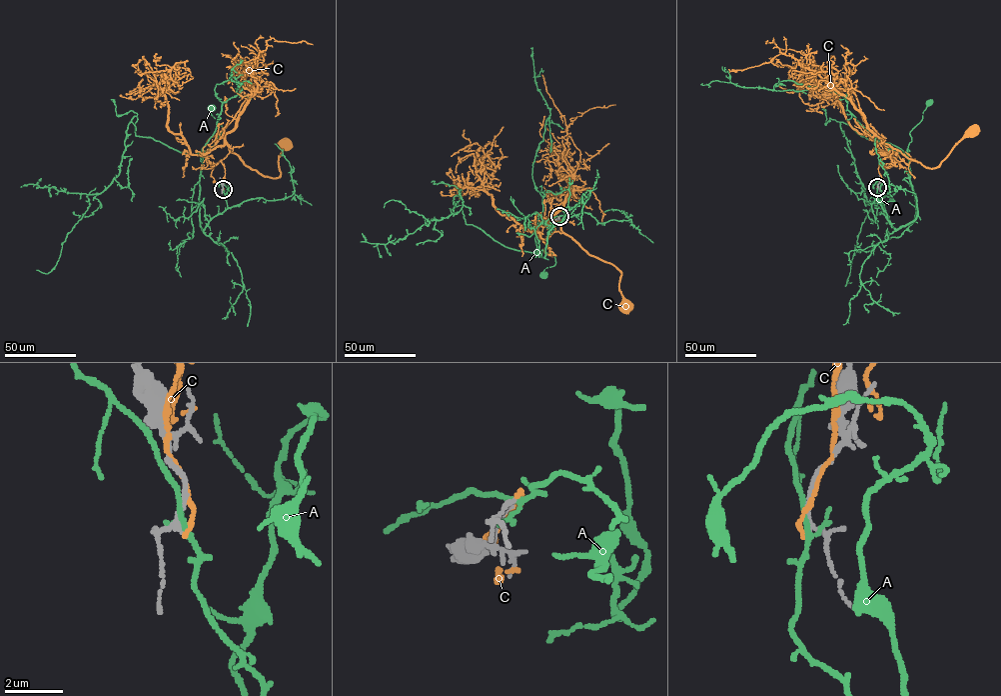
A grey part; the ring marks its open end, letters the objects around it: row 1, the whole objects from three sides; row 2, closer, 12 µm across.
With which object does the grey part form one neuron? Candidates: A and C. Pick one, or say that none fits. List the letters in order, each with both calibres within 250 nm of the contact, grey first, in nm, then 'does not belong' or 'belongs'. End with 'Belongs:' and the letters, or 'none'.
A: calibres 140 and 140 nm; does not belong
C: calibres 130 and 130 nm; does not belong
Belongs: none

